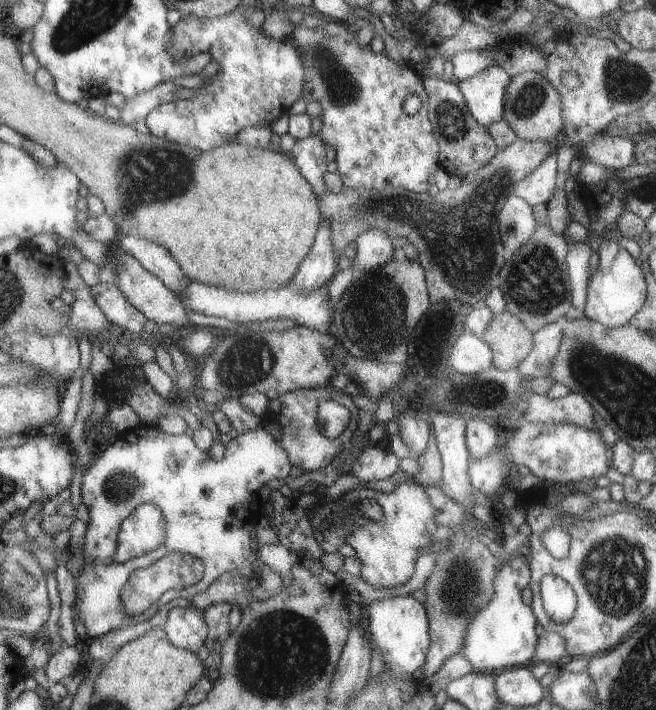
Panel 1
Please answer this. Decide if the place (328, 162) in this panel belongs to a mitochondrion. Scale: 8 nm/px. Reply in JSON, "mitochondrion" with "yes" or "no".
{"mitochondrion":"no"}

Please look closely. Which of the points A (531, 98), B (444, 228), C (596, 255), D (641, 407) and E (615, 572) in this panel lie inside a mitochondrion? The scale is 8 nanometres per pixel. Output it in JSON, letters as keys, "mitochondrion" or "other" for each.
{"A":"mitochondrion","B":"mitochondrion","C":"other","D":"mitochondrion","E":"mitochondrion"}

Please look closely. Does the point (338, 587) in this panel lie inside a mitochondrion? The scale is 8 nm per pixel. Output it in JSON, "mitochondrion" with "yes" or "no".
{"mitochondrion":"no"}

